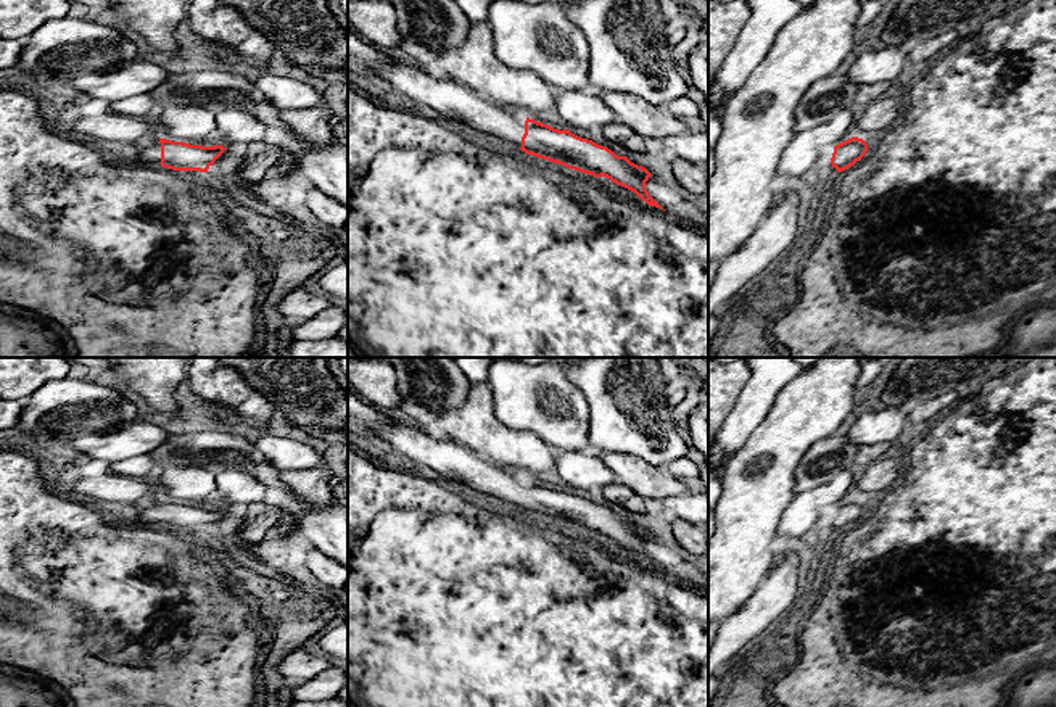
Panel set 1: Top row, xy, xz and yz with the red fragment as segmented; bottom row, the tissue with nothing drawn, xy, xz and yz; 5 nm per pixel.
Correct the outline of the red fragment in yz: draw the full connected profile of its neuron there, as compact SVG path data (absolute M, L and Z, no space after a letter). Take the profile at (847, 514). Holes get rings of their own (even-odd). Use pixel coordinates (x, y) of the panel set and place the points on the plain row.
M852 498L831 511L826 527L831 533L839 535L860 522L866 512L868 504L863 499Z

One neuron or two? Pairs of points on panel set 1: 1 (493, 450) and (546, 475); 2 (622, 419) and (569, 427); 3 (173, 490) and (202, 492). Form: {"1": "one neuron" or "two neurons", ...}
{"1": "one neuron", "2": "two neurons", "3": "one neuron"}

